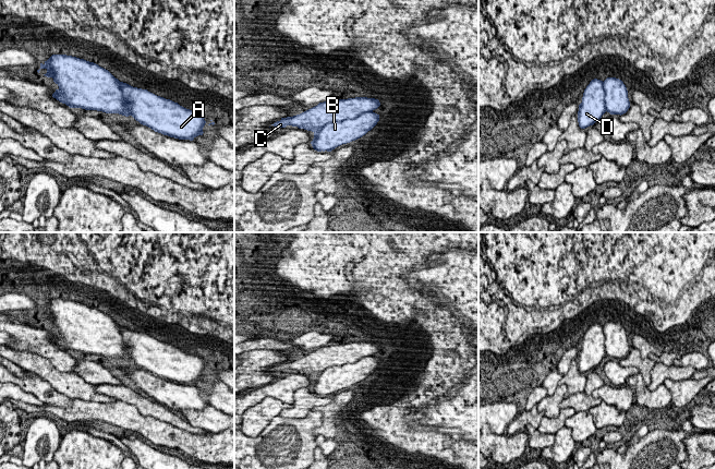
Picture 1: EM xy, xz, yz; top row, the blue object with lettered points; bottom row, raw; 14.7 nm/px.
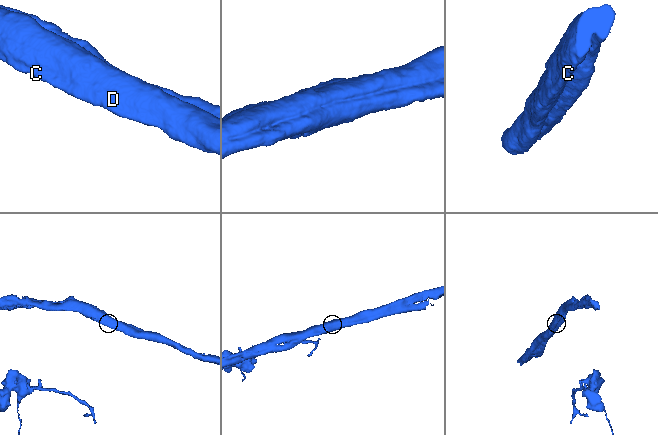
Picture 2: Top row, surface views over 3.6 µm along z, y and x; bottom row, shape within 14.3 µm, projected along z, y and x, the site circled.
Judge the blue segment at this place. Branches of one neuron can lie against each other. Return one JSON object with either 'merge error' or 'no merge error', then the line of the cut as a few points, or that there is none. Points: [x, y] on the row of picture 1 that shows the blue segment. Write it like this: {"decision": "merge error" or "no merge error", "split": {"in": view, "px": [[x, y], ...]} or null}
{"decision": "merge error", "split": {"in": "xz", "px": [[372, 110], [364, 111], [353, 118], [327, 122], [314, 132]]}}

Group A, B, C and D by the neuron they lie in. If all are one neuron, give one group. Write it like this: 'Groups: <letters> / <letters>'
Groups: A B / C D

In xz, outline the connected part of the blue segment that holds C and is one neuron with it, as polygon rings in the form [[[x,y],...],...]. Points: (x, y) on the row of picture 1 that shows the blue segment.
[[[355,97],[339,100],[319,103],[317,106],[293,117],[281,118],[274,127],[298,127],[316,132],[330,122],[340,122],[346,119],[354,119],[364,112],[369,112],[380,106],[378,99]]]

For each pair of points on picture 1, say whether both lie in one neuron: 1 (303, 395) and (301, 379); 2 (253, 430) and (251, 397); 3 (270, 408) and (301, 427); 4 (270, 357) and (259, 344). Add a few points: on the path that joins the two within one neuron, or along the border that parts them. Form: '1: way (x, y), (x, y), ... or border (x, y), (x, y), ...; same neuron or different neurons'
1: border (310, 386), (298, 388), (294, 392), (291, 404); different neurons
2: border (277, 399), (264, 397), (245, 410); different neurons
3: border (278, 415), (261, 433); different neurons
4: border (287, 350), (247, 350), (245, 352); different neurons

